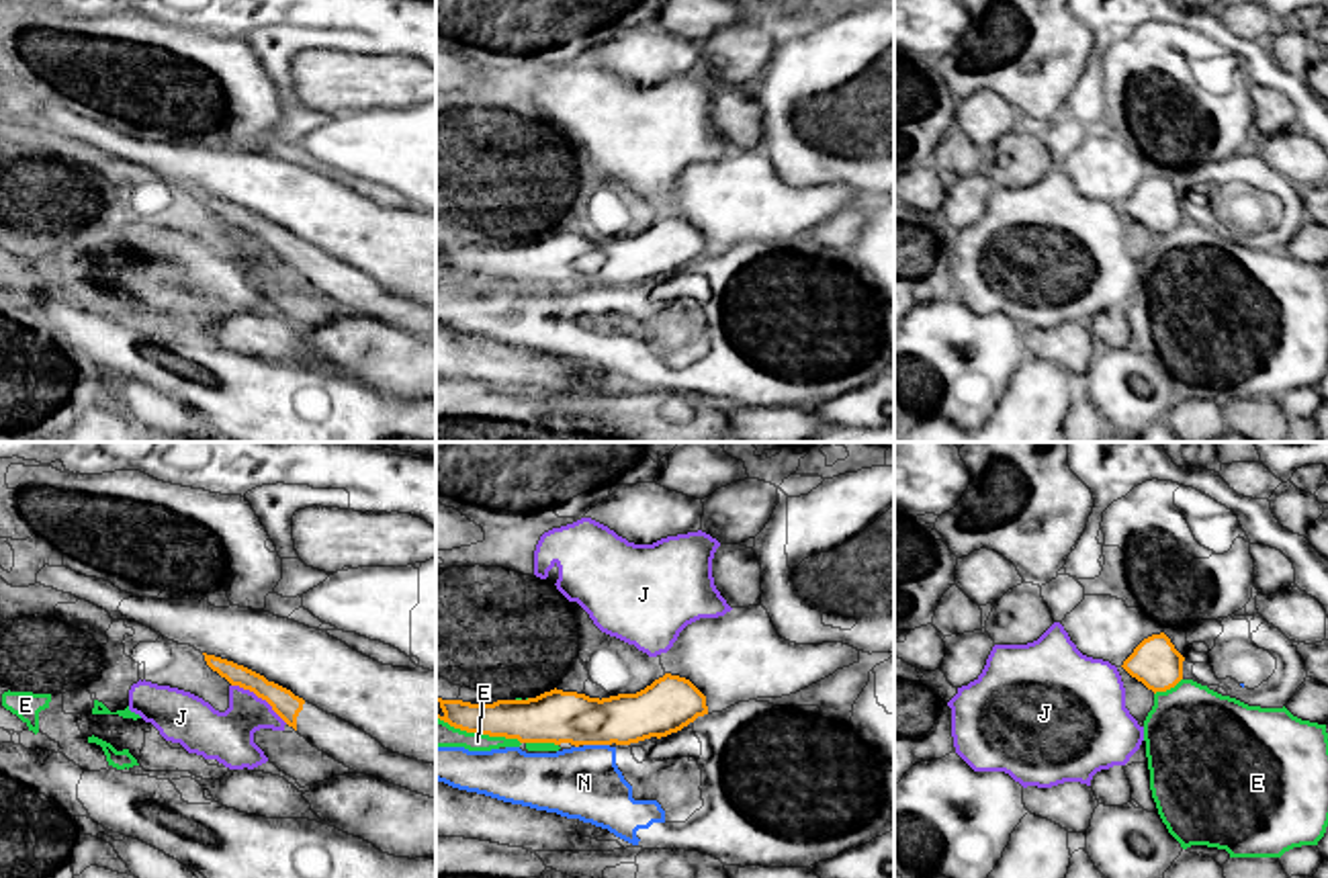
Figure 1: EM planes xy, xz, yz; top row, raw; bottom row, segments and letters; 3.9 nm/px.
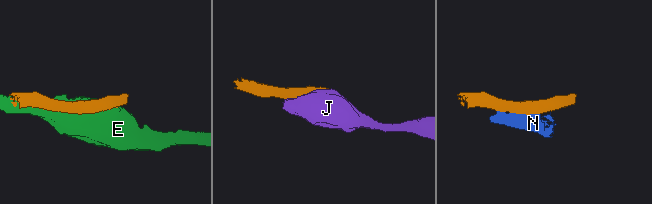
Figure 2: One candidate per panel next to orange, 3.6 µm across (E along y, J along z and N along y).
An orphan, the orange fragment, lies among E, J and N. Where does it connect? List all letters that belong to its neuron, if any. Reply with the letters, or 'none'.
none

